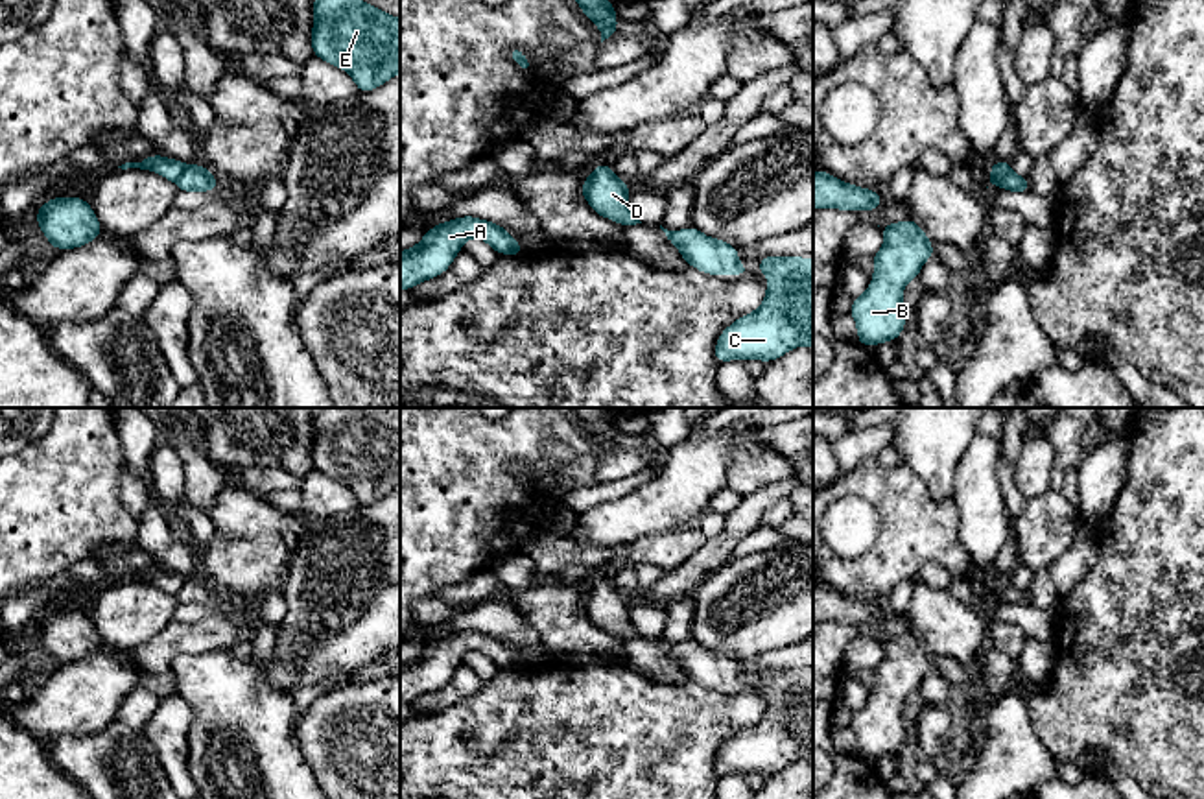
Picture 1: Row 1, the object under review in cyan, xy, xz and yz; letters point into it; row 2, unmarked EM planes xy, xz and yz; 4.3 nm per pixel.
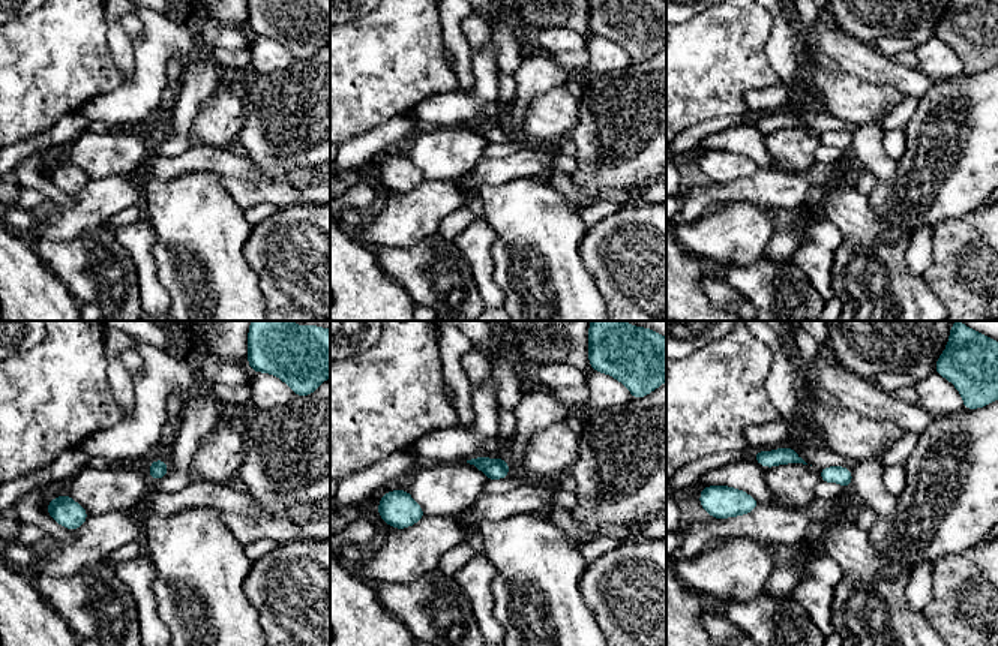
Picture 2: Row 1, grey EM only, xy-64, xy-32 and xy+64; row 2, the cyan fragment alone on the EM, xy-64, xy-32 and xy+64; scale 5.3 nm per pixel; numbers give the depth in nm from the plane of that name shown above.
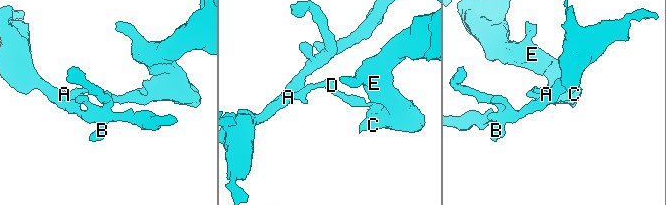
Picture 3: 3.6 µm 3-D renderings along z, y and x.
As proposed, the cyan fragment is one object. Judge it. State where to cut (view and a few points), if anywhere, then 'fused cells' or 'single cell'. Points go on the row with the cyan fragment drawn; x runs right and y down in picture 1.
yz (1013, 172), (1003, 176), (992, 174) | fused cells

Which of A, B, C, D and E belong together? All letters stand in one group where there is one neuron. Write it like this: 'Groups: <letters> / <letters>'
Groups: A B / C D E

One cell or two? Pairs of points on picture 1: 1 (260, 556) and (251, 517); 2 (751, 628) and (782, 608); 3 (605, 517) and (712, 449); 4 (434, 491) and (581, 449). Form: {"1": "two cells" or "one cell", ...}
{"1": "two cells", "2": "one cell", "3": "one cell", "4": "one cell"}

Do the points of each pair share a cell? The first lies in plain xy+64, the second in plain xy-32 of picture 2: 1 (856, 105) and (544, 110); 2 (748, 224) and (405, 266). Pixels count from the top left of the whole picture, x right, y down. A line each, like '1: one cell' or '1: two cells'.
1: one cell
2: two cells

